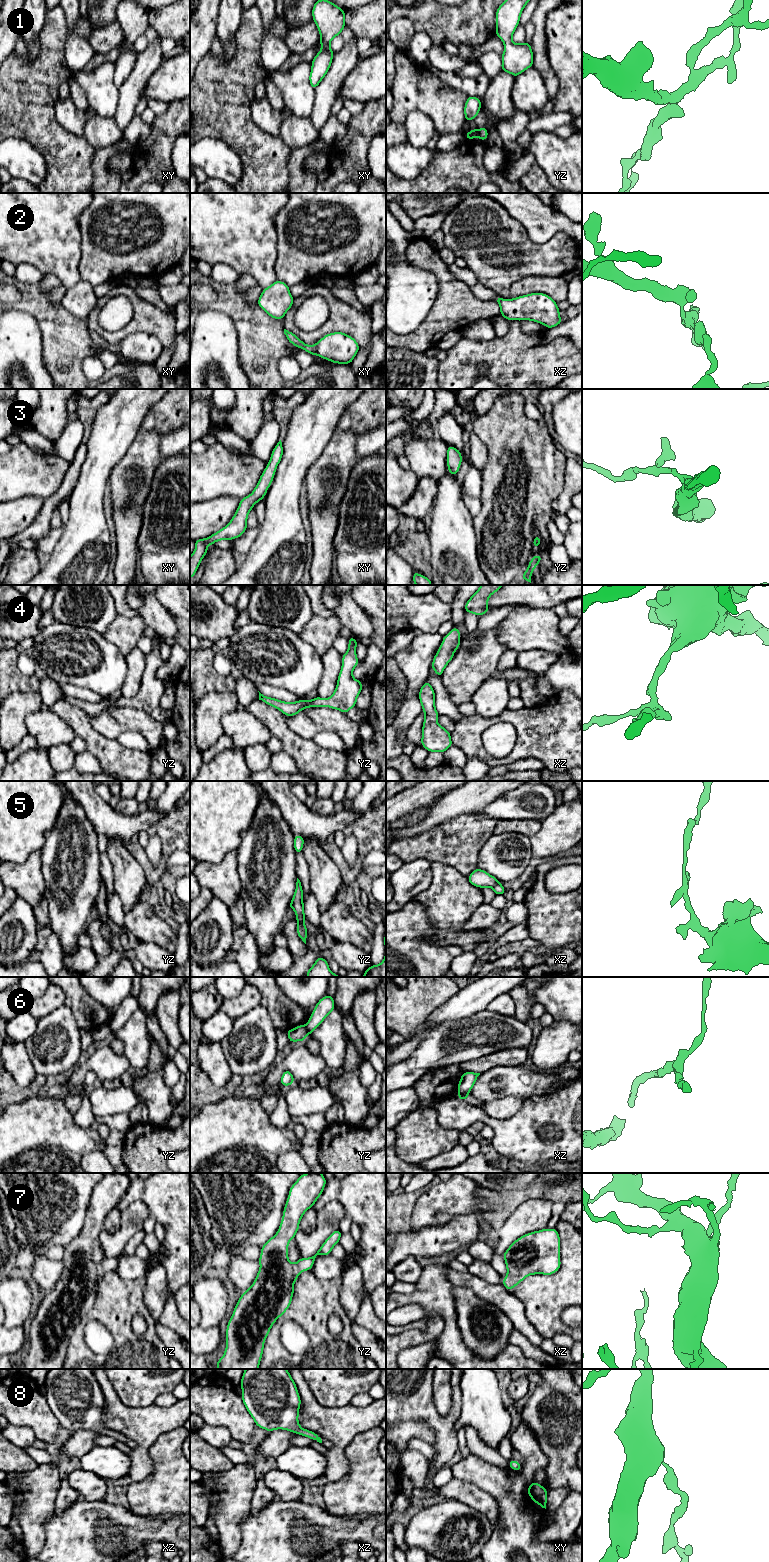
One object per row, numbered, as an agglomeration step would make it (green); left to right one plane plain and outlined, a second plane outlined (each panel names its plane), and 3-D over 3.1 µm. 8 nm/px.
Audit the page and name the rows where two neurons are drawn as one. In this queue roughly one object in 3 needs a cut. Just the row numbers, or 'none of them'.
5, 6

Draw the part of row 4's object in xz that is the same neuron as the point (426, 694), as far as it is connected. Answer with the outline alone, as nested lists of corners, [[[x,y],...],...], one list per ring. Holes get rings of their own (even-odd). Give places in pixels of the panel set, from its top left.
[[[428,680],[419,691],[419,700],[422,705],[425,719],[422,727],[421,746],[429,752],[445,752],[453,743],[451,733],[437,723],[440,716],[435,707],[435,692]]]

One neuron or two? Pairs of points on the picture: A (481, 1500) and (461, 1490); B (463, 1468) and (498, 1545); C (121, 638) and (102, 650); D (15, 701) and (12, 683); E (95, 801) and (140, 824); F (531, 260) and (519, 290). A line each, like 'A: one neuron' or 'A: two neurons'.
A: one neuron
B: one neuron
C: two neurons
D: two neurons
E: one neuron
F: two neurons

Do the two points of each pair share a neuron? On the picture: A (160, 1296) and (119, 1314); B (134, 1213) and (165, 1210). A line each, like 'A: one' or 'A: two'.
A: two
B: two

